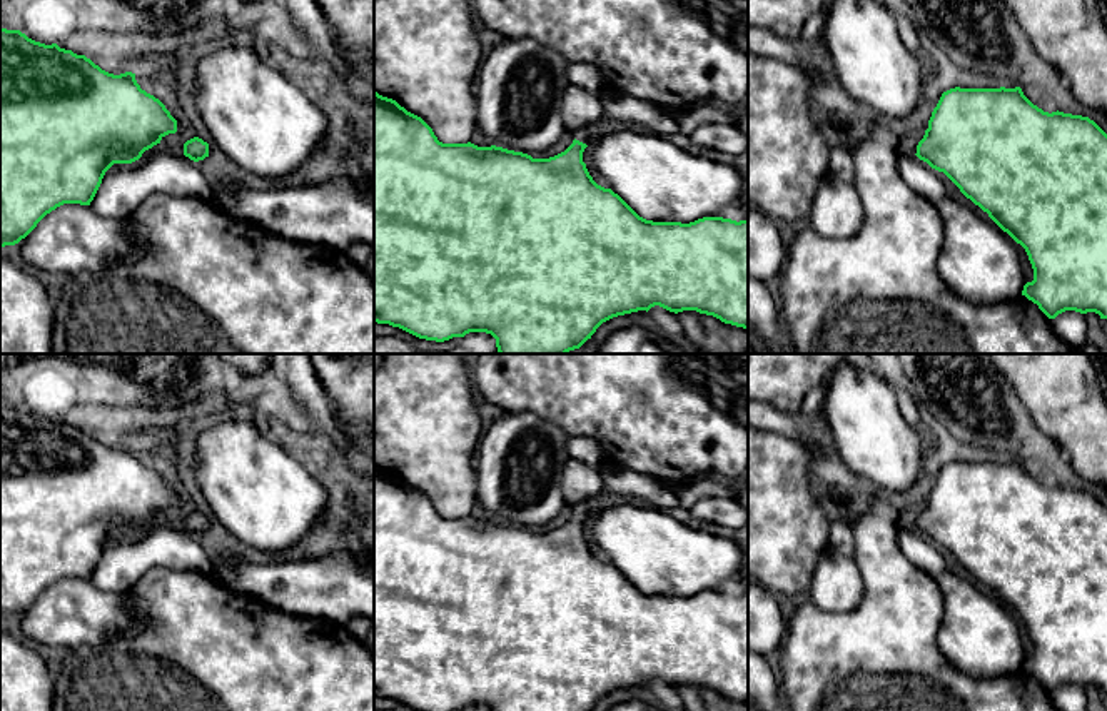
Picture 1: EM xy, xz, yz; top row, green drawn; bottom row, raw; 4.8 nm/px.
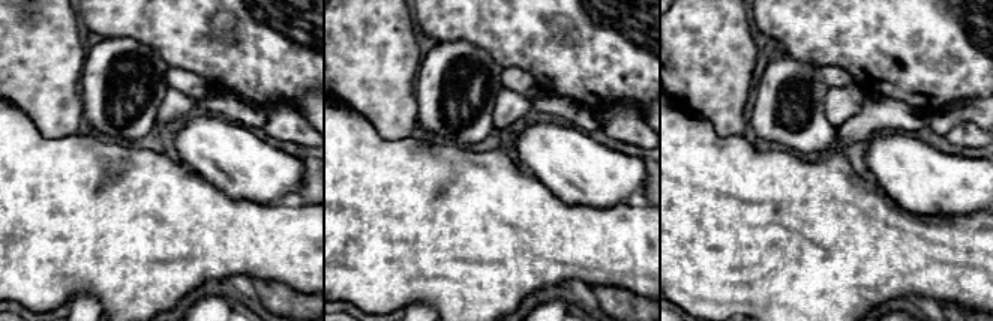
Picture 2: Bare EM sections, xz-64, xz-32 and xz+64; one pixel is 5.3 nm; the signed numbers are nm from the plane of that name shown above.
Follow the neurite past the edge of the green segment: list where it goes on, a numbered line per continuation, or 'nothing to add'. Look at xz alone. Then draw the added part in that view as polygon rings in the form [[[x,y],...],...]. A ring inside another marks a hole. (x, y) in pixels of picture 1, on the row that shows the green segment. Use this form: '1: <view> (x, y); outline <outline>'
1: xz (618, 109); outline [[[609,92],[603,97],[603,117],[574,132],[574,139],[589,145],[609,127],[638,127],[658,135],[680,132],[680,110]]]

